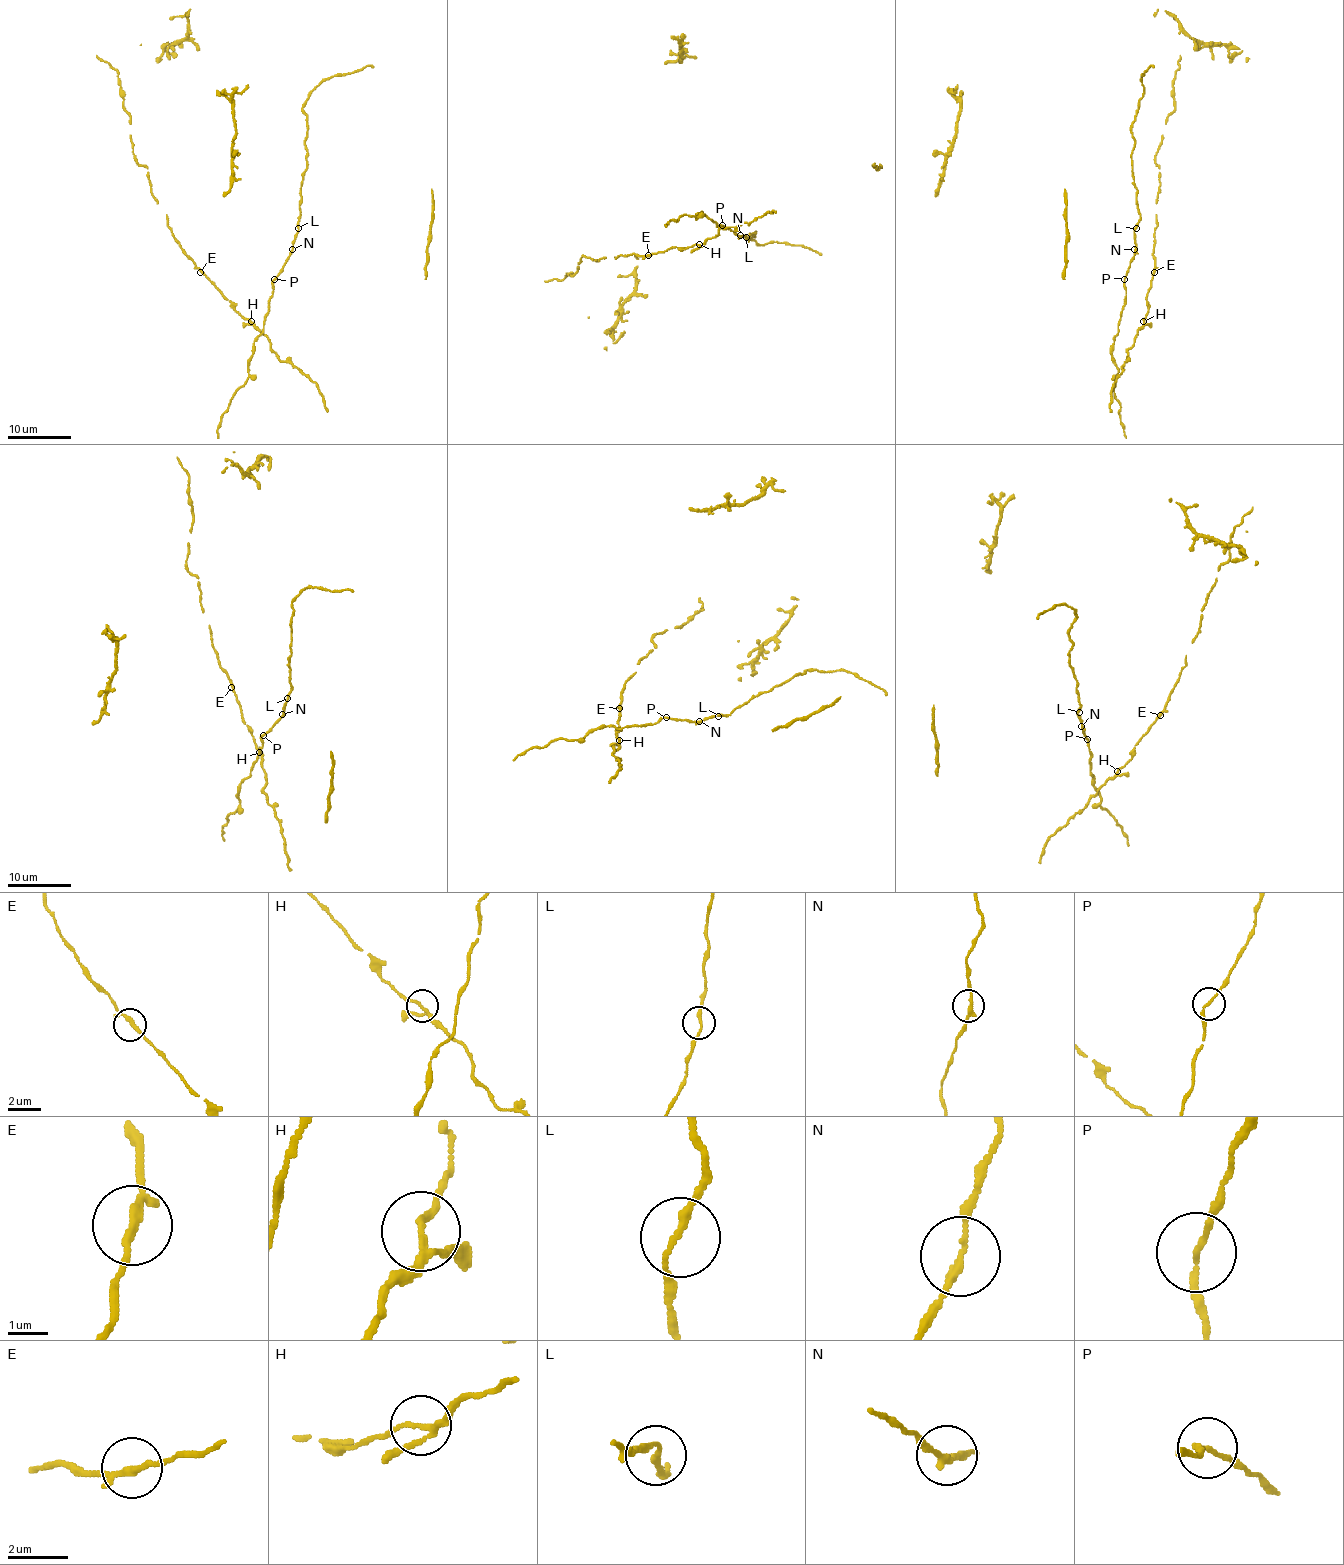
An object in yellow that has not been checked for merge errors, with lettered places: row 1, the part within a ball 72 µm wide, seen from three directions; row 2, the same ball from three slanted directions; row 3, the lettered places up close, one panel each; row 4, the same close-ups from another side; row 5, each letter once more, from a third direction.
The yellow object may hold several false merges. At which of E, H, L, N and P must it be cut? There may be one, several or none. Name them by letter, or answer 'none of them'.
none of them

